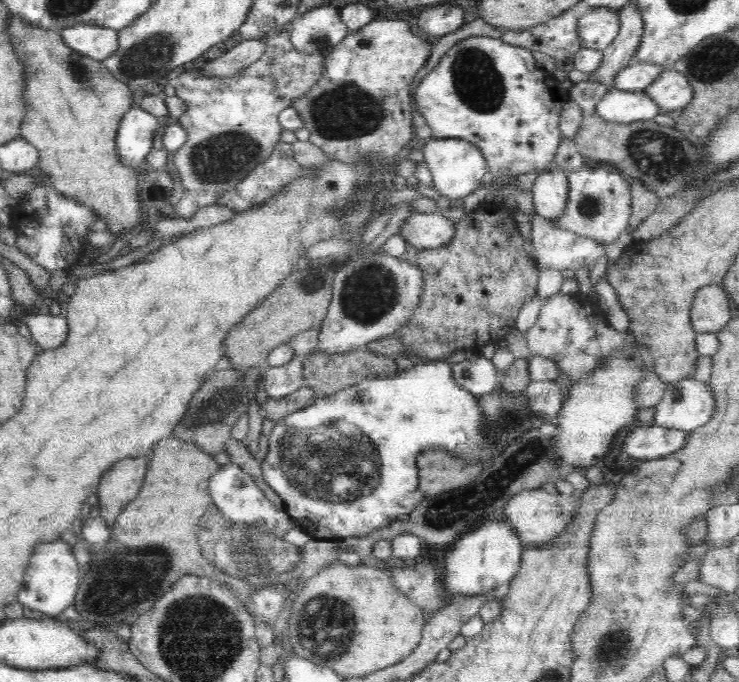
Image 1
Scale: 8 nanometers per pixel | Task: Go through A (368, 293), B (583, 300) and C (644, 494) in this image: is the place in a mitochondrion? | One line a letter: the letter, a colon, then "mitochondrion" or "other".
A: mitochondrion
B: other
C: mitochondrion

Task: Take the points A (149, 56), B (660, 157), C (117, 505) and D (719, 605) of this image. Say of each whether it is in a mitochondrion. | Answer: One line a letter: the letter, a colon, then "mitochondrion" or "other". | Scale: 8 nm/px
A: mitochondrion
B: mitochondrion
C: other
D: other

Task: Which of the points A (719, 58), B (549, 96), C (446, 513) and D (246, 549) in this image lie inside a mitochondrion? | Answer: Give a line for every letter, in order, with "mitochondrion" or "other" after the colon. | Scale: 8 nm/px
A: mitochondrion
B: other
C: mitochondrion
D: mitochondrion

